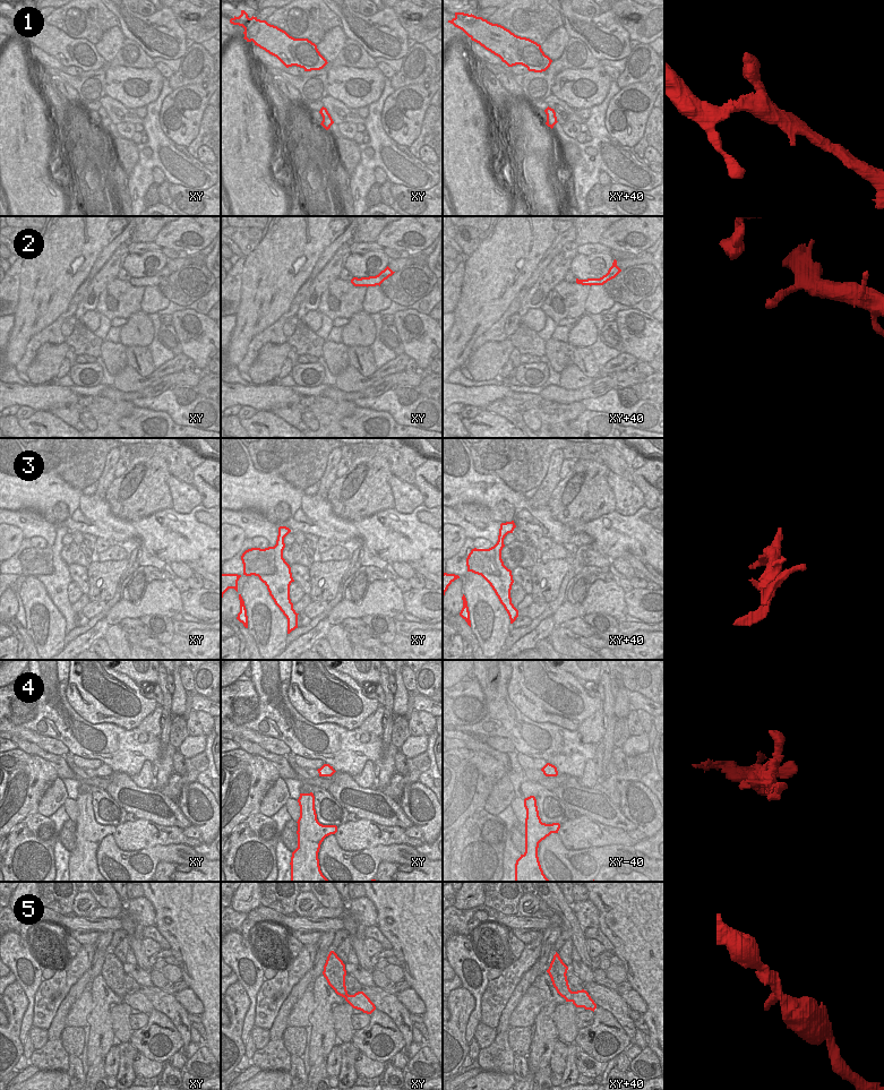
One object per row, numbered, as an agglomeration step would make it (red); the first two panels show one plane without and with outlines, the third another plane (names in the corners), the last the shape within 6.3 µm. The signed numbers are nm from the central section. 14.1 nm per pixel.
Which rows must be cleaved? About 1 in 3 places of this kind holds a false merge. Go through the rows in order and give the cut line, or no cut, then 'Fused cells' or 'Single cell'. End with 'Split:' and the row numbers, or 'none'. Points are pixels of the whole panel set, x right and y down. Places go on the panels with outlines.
1: No split. Single cell
2: No split. Single cell
3: Split along xy (273, 547), (274, 571), (258, 576). Fused cells
4: No split. Single cell
5: No split. Single cell
Split: 3

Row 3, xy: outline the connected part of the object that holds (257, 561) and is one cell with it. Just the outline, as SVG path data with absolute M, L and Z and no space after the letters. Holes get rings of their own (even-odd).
M273 547L248 549L242 553L241 560L246 576L268 575L275 572L275 550Z

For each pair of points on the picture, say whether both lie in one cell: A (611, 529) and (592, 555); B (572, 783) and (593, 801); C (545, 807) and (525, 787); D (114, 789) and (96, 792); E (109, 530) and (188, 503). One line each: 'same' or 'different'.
A: different
B: same
C: same
D: different
E: different

